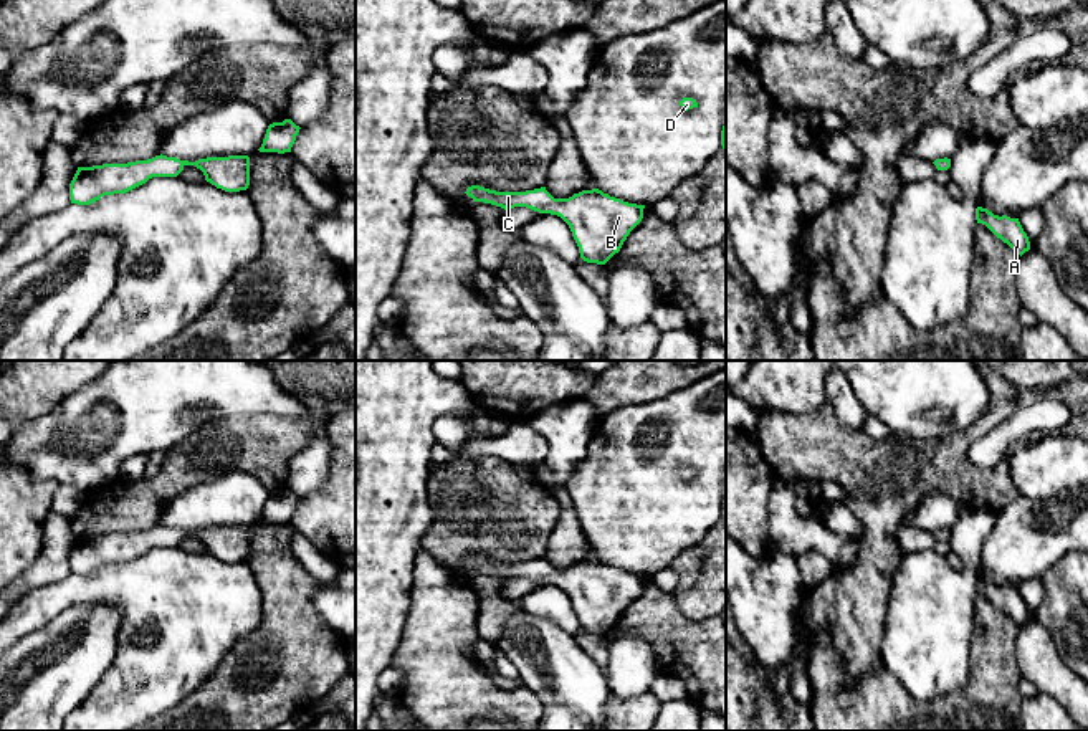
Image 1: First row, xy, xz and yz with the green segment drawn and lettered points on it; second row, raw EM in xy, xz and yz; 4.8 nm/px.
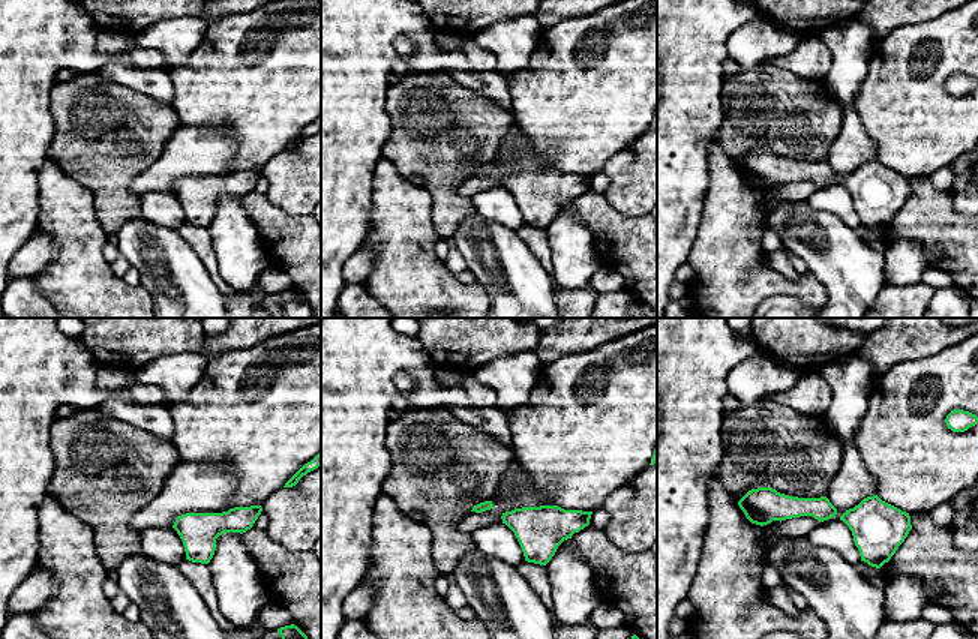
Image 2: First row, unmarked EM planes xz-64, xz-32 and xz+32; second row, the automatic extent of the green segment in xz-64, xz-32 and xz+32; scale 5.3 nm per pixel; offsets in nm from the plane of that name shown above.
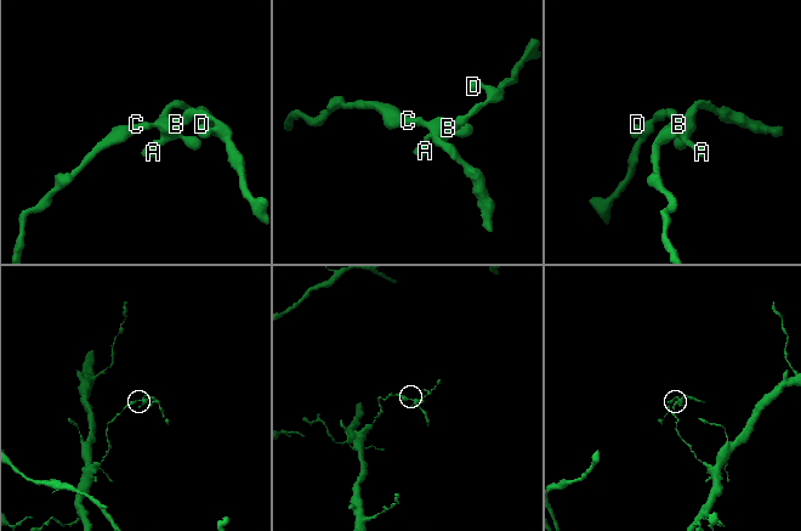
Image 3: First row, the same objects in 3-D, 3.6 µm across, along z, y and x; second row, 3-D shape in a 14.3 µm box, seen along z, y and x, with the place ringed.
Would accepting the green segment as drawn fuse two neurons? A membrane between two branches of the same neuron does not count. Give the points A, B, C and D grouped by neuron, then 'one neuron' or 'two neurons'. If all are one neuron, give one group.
A B C D; one neuron

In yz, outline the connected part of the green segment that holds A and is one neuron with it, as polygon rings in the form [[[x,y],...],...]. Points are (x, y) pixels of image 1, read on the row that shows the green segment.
[[[976,208],[977,223],[985,225],[997,238],[1007,243],[1017,255],[1024,255],[1030,250],[1030,241],[1024,232],[1019,218],[1010,218],[1007,215],[994,215],[987,208]]]

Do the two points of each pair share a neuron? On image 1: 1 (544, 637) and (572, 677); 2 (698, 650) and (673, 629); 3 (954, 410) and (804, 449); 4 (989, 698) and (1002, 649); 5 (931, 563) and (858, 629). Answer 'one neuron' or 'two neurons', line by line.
1: one neuron
2: one neuron
3: two neurons
4: one neuron
5: two neurons

